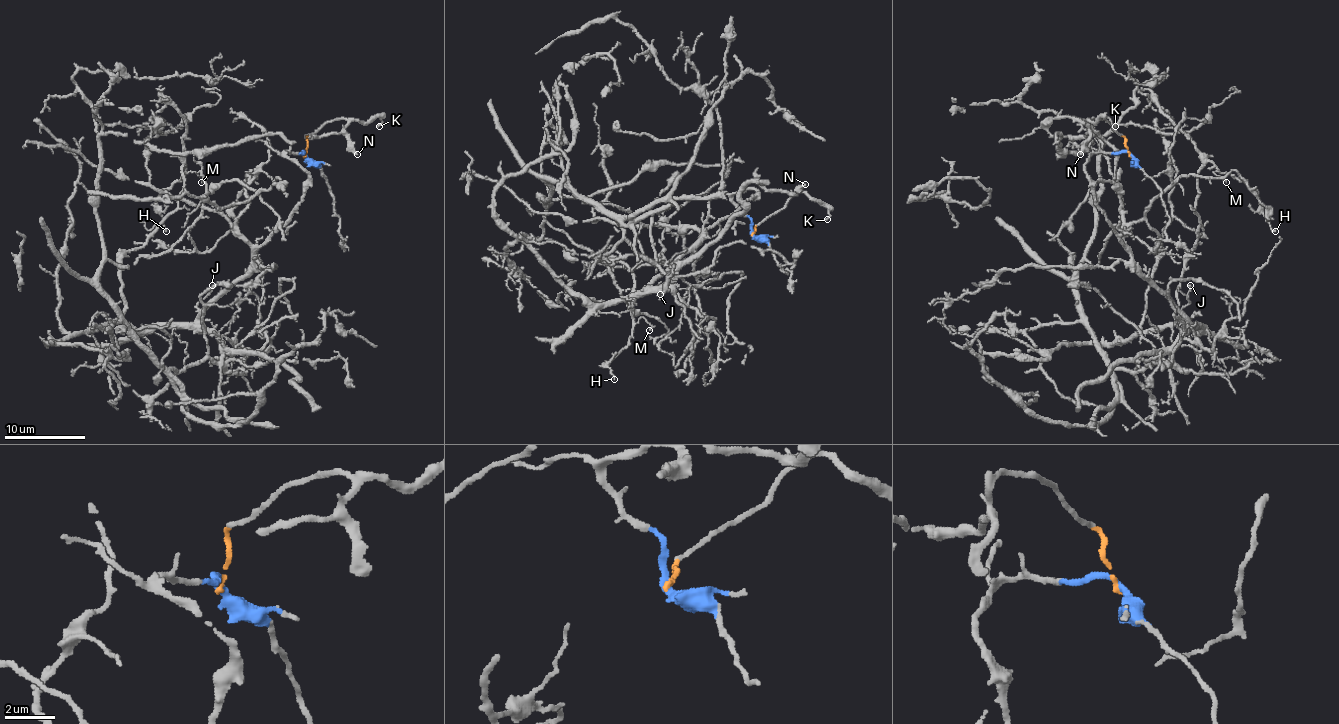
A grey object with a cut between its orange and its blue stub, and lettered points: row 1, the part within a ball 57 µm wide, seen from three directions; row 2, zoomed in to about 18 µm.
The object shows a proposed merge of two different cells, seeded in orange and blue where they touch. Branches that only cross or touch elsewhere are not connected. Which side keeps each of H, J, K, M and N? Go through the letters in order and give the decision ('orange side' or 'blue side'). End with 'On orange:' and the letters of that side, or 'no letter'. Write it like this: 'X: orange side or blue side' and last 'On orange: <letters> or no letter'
H: blue side
J: blue side
K: orange side
M: blue side
N: orange side
On orange: K, N

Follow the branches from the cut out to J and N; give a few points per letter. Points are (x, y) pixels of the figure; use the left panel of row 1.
J: (305, 155), (285, 153), (307, 175), (299, 205), (255, 254), (255, 264), (198, 308), (212, 284)
N: (305, 155), (307, 136), (327, 122), (342, 118), (348, 122), (346, 138), (358, 155)

